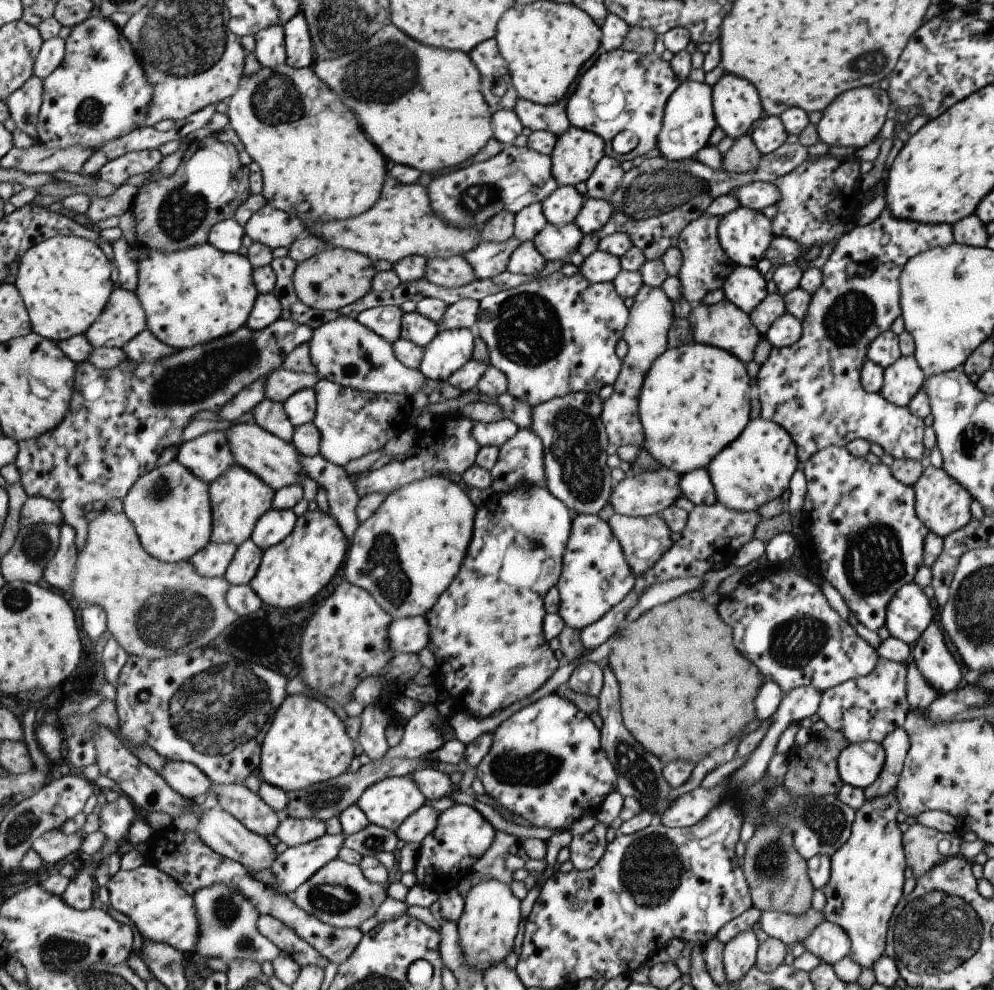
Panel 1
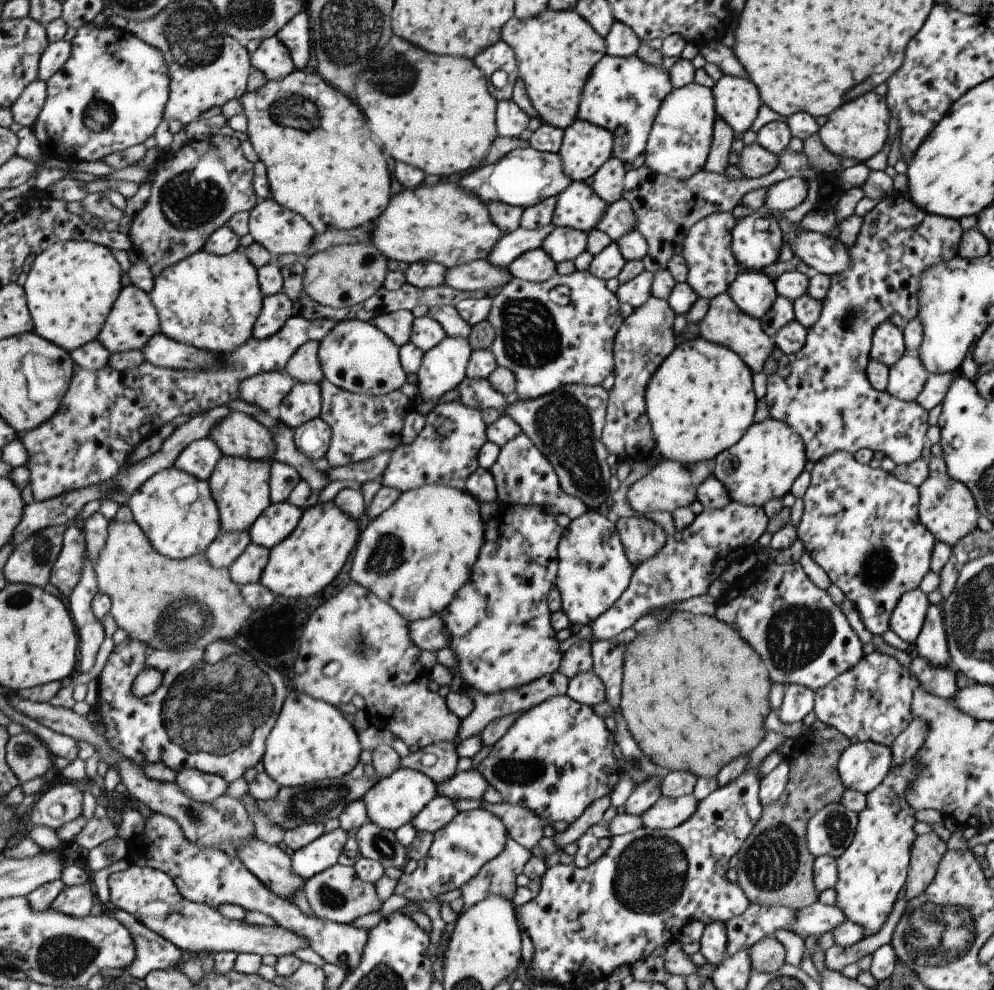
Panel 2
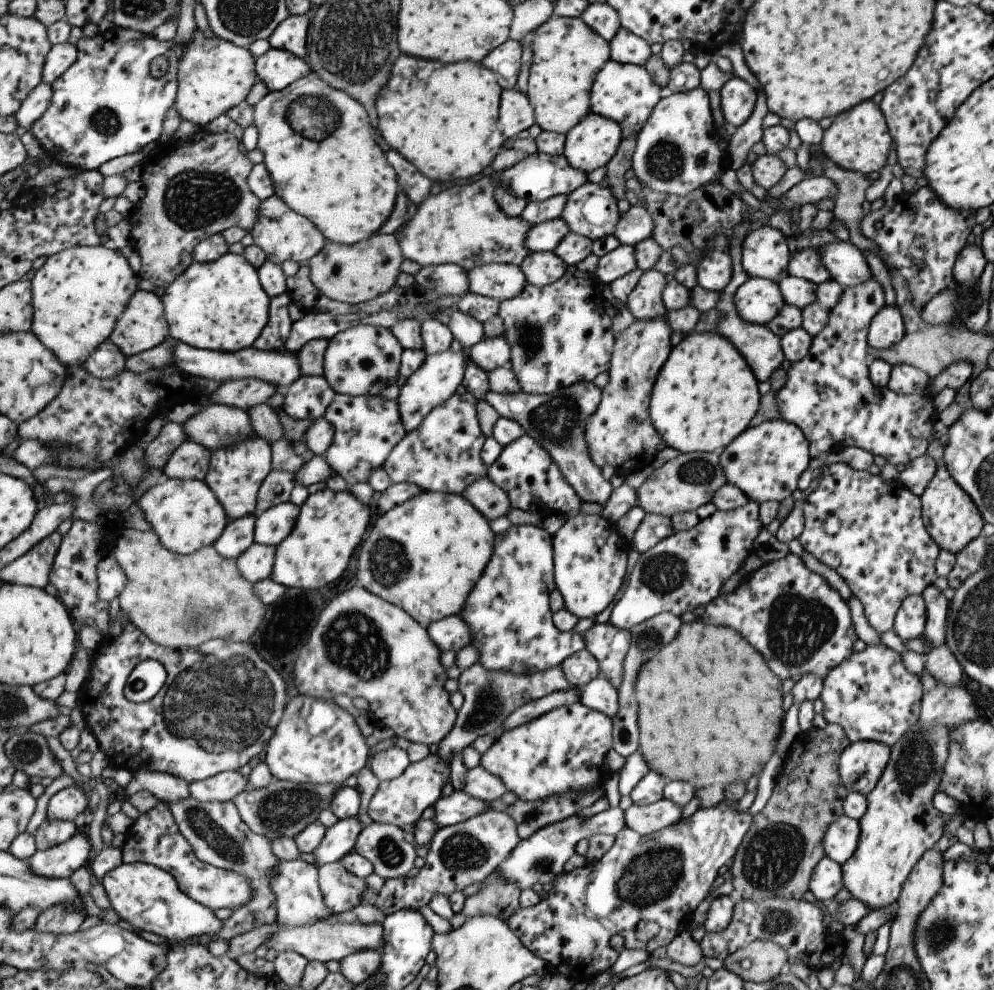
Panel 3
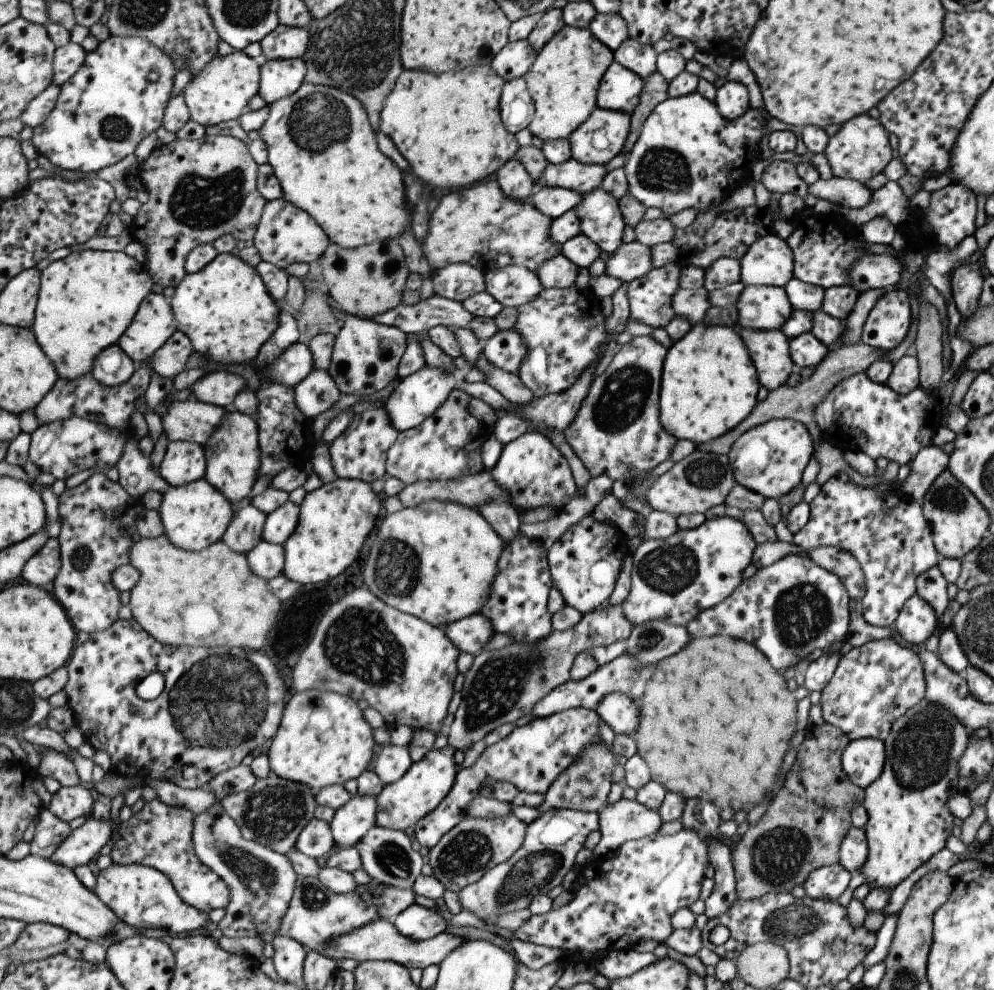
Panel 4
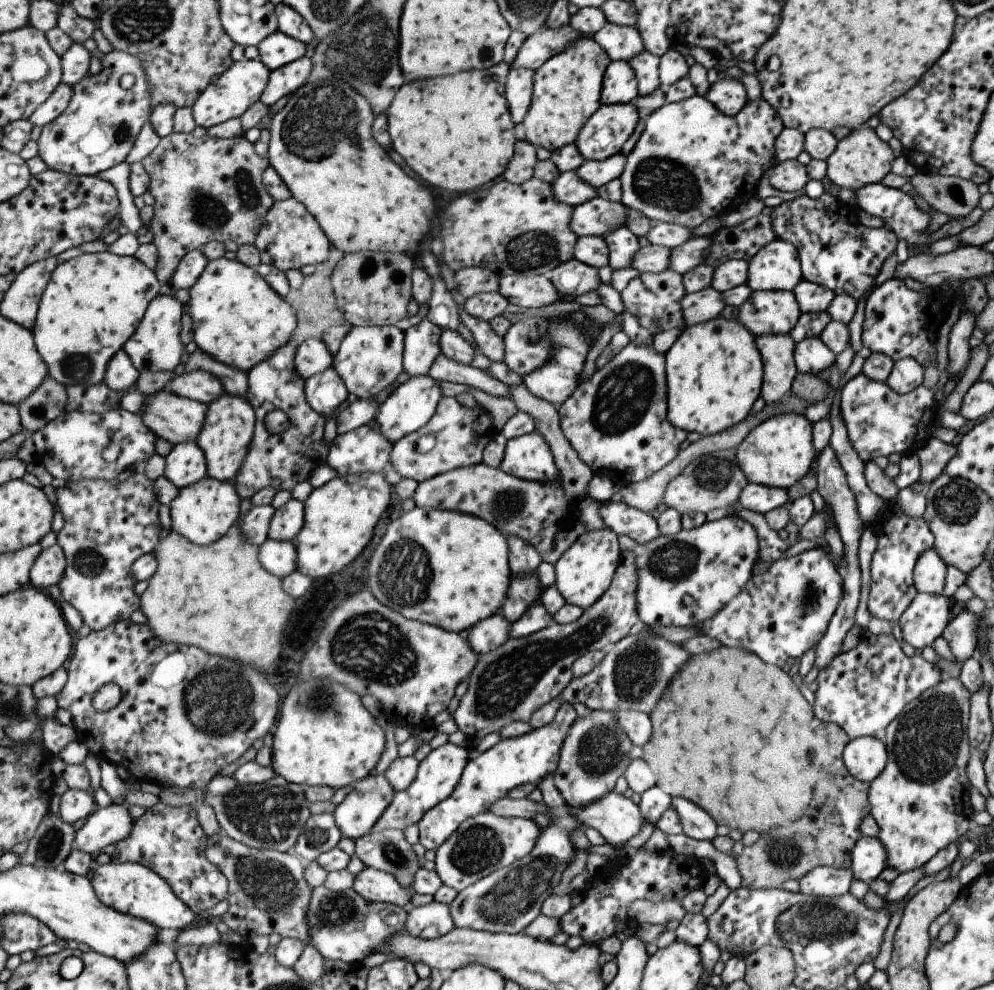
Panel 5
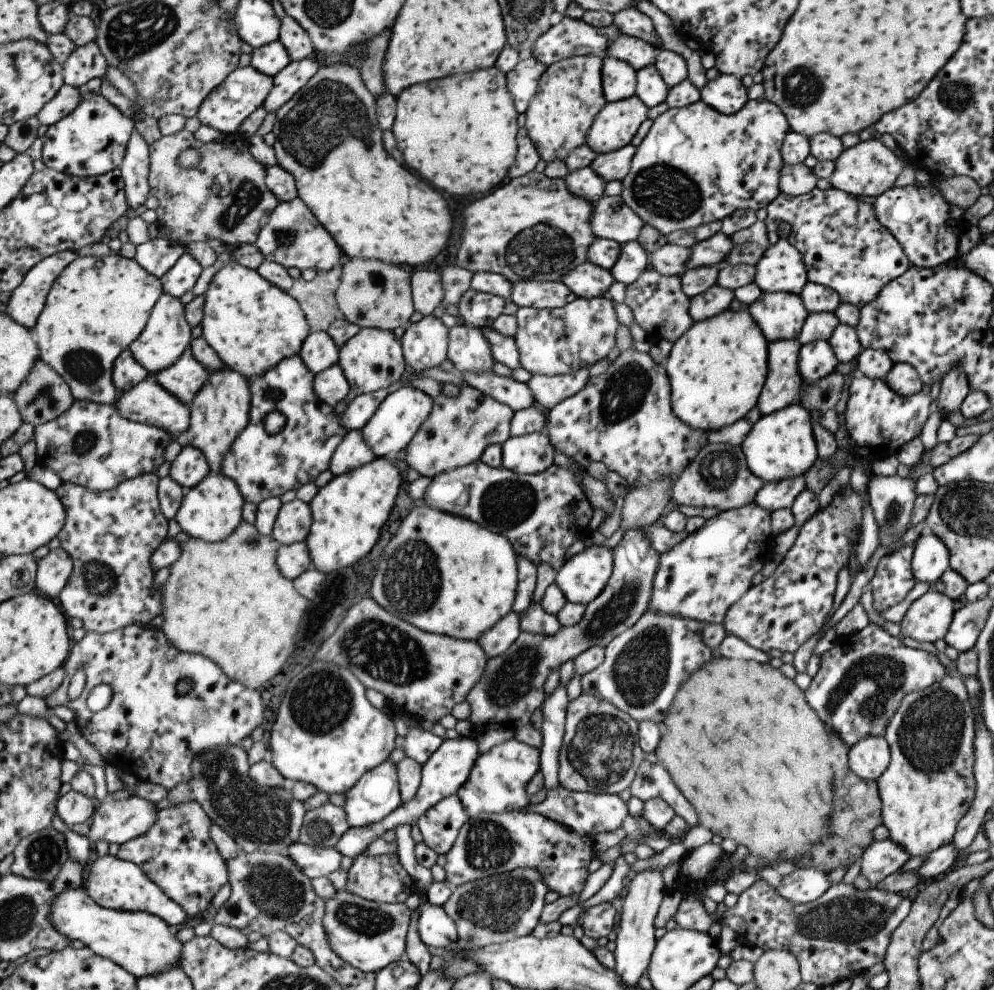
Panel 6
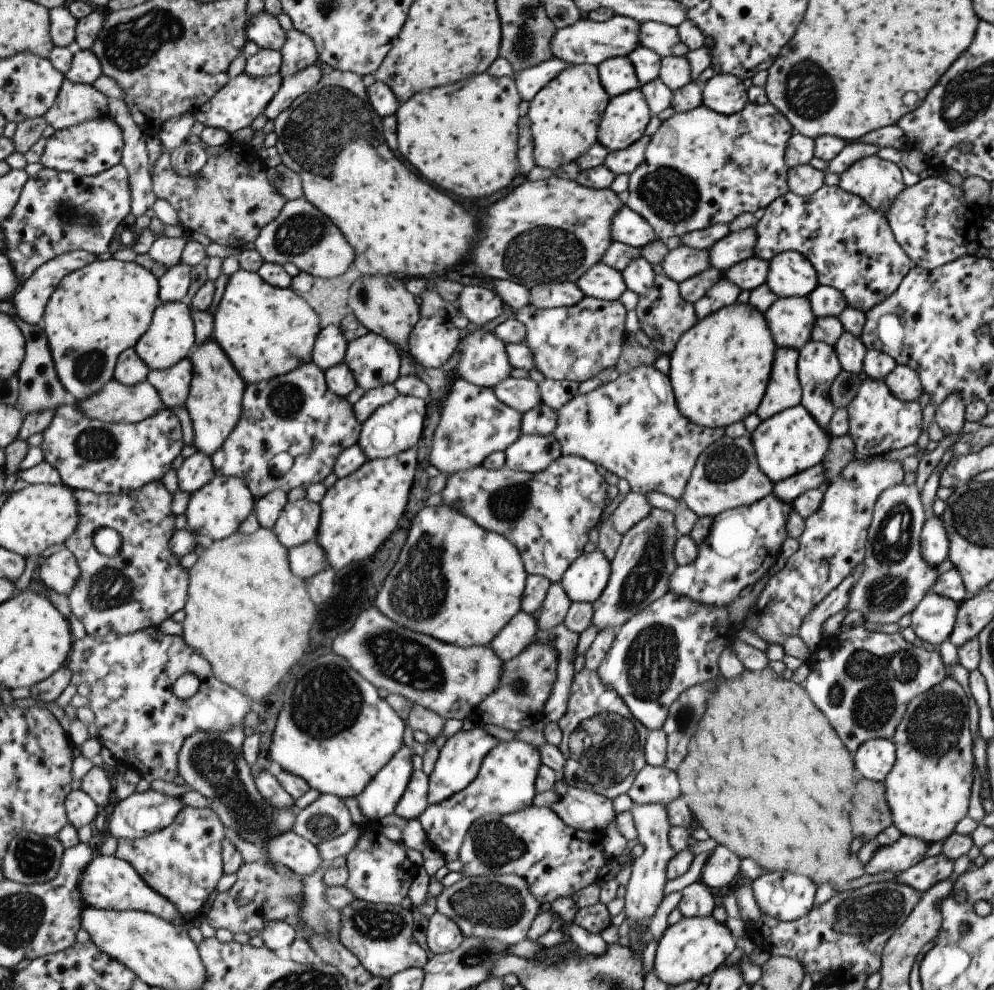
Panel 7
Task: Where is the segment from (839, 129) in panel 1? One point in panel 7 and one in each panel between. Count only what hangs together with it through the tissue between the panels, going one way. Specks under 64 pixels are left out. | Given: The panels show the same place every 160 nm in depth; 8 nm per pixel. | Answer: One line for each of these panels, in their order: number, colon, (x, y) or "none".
2: (856, 130)
3: (857, 140)
4: (859, 149)
5: (861, 158)
6: (867, 169)
7: (877, 182)

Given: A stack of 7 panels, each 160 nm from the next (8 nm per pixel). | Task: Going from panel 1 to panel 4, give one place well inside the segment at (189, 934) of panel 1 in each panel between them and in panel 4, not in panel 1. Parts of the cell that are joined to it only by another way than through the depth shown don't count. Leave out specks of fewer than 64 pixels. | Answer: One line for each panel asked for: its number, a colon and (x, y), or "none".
2: (152, 896)
3: (150, 898)
4: (143, 897)

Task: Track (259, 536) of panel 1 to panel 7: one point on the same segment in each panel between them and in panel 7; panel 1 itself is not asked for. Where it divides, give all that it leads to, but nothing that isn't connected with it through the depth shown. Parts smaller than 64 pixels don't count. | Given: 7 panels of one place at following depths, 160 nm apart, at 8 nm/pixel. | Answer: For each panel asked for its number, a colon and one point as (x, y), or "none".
2: (277, 522)
3: (273, 526)
4: (281, 523)
5: (289, 520)
6: (295, 518)
7: (299, 523)

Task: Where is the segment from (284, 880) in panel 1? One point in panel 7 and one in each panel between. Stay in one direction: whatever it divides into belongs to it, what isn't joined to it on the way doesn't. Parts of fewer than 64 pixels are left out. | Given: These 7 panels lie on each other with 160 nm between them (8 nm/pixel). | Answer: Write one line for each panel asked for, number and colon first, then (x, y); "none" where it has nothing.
2: (323, 853)
3: (340, 839)
4: (352, 821)
5: (361, 809)
6: (376, 795)
7: (384, 791)

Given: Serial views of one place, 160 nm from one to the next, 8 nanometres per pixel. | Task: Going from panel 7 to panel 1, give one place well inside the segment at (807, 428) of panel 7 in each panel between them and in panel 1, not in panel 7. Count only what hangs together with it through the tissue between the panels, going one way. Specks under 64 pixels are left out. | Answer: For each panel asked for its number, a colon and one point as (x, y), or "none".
1: (756, 467)
2: (762, 464)
3: (765, 461)
4: (769, 459)
5: (777, 452)
6: (781, 445)

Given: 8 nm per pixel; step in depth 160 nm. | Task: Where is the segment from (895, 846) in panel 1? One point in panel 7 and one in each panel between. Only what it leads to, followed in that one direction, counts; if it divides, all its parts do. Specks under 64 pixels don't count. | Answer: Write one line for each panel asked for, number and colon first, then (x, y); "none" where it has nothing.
2: (872, 869)
3: (899, 824)
4: (908, 821)
5: (920, 802)
6: (927, 786)
7: (927, 789)

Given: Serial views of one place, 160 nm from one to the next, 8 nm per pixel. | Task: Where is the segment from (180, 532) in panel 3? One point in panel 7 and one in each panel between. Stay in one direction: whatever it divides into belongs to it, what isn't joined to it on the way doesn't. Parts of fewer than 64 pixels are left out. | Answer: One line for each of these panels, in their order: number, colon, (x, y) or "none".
4: (195, 516)
5: (205, 512)
6: (212, 511)
7: (217, 511)

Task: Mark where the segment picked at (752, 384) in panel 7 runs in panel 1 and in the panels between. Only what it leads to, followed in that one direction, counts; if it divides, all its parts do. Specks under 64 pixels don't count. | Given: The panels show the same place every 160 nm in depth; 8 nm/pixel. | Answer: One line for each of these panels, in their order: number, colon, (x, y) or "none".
1: (693, 401)
2: (699, 401)
3: (704, 395)
4: (708, 384)
5: (713, 370)
6: (716, 369)

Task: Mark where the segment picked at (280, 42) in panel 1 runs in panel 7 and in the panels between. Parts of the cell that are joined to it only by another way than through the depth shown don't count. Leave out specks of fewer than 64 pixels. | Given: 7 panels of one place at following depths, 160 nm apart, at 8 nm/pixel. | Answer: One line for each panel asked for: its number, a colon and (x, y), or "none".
2: (273, 59)
3: (277, 68)
4: (280, 78)
5: (291, 77)
6: (291, 80)
7: (294, 86)

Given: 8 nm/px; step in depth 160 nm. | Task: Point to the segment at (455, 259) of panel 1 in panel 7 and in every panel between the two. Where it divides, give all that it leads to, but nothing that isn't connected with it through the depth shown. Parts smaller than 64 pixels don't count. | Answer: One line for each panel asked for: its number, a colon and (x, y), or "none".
2: (478, 275)
3: (499, 281)
4: (512, 286)
5: (527, 292)
6: (527, 293)
7: (547, 295)

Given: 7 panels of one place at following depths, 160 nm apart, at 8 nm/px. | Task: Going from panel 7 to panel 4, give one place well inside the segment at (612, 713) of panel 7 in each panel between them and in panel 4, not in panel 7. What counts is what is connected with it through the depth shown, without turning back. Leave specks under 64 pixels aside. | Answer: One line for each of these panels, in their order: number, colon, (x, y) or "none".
4: (583, 786)
5: (594, 753)
6: (600, 753)

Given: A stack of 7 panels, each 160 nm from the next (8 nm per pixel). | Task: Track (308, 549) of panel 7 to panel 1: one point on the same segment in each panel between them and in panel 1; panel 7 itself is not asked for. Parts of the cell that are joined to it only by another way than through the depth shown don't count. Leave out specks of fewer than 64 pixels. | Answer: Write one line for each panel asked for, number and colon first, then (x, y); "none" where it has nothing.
1: (248, 558)
2: (248, 568)
3: (257, 564)
4: (267, 559)
5: (279, 557)
6: (294, 560)

